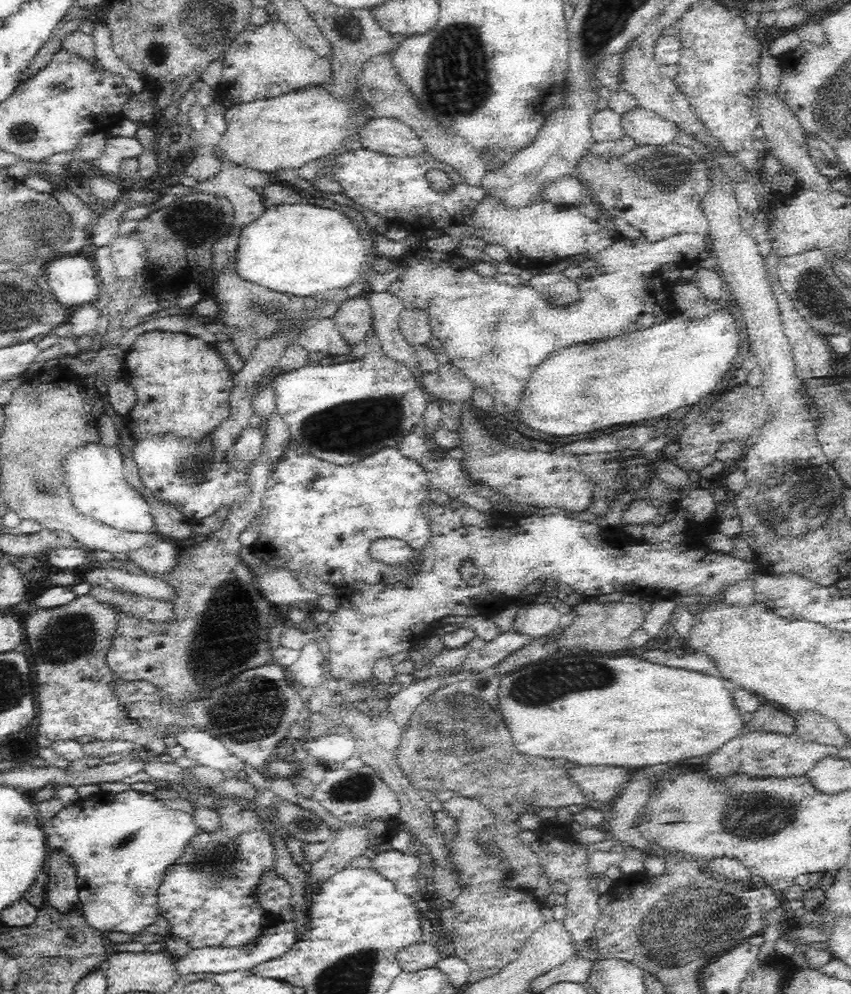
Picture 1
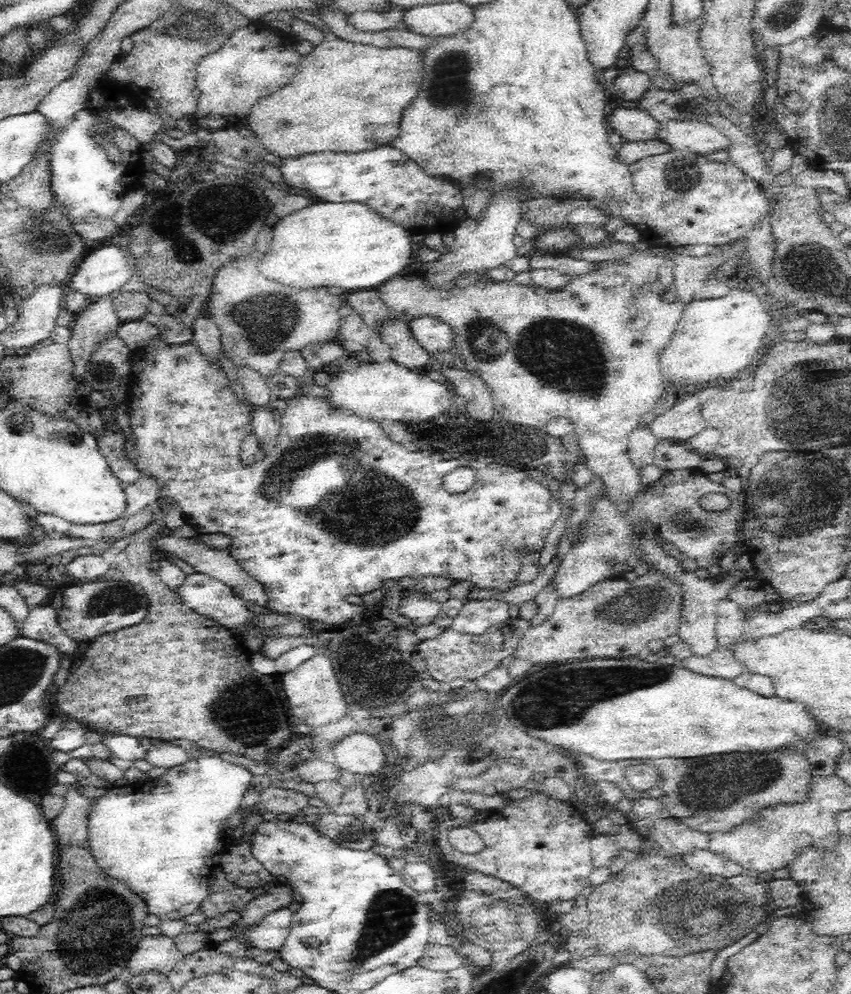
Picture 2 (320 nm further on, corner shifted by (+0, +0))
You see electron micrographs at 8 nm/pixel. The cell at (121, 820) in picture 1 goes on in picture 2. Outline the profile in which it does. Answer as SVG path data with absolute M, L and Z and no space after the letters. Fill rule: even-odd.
M198 755L194 758L188 759L184 764L180 764L180 766L175 766L175 768L178 768L178 776L180 776L180 778L186 776L184 780L186 780L186 782L192 782L196 788L190 788L190 790L186 790L186 788L176 788L176 790L170 790L172 796L160 796L158 788L152 788L150 792L144 792L139 787L130 787L126 789L116 789L115 787L111 787L108 789L106 795L99 798L95 797L89 802L87 822L88 838L86 846L88 847L89 854L91 854L93 860L95 860L97 868L99 868L107 878L125 884L125 886L128 887L128 890L131 890L133 894L138 895L144 900L145 906L147 906L147 911L152 914L152 916L158 916L161 921L181 920L185 916L197 911L197 904L207 895L210 888L208 876L212 874L212 869L219 865L218 860L220 860L220 856L222 856L222 853L226 849L223 845L223 826L226 824L226 820L228 820L230 816L233 816L238 810L240 810L240 800L242 800L242 796L244 796L244 792L246 792L246 788L248 788L250 782L252 782L253 776L250 770L232 764L232 762L226 762L225 759L216 756ZM194 790L196 790L196 792L200 790L200 794L202 794L202 792L206 794L206 790L210 790L210 792L220 792L220 794L224 792L224 794L222 794L222 796L196 796ZM176 796L190 796L190 798L184 798L184 800L190 800L190 802L184 802L184 806L180 806L180 802L176 802Z

